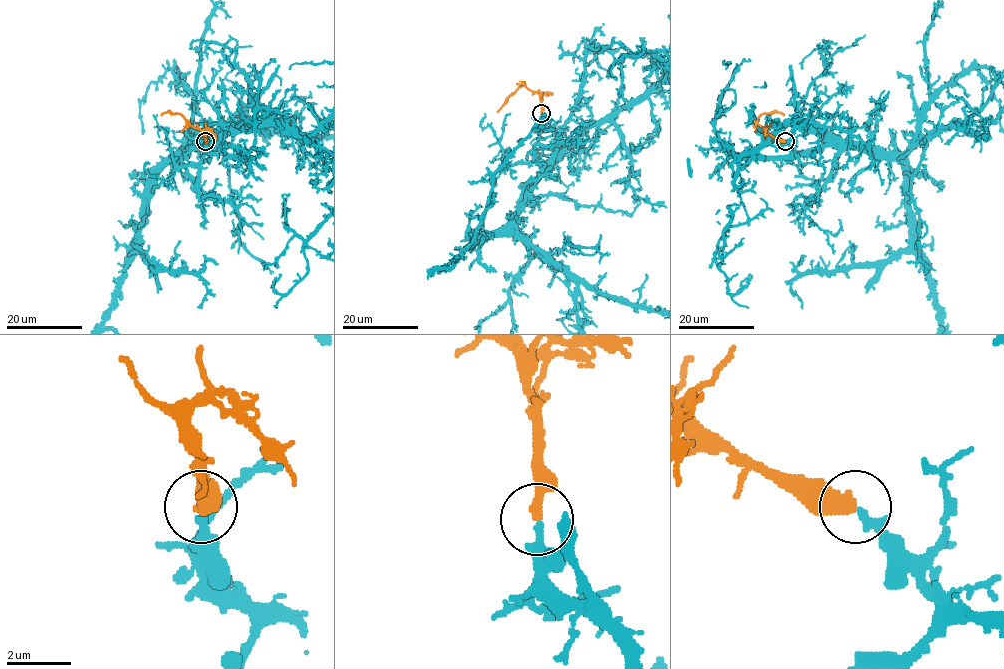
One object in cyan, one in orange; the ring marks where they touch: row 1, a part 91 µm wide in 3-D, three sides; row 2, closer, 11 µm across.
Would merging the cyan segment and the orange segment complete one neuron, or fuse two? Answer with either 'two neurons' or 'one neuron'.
one neuron

